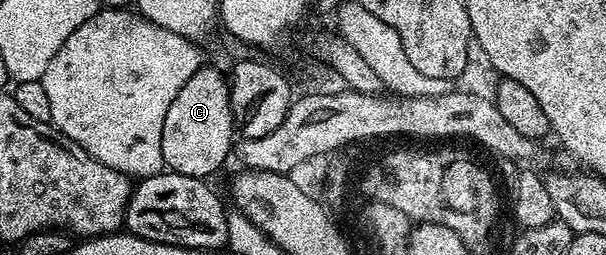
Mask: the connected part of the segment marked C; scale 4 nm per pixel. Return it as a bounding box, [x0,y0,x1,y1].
[163,67,235,178]

